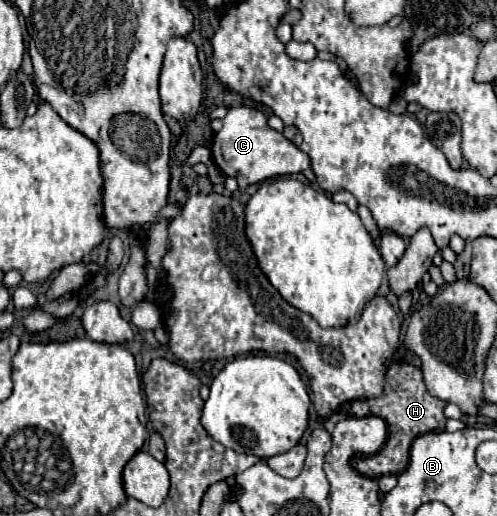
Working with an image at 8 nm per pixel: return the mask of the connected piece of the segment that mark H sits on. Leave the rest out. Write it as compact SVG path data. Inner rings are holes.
M393 362L385 376L385 390L381 396L371 400L355 400L351 404L351 412L355 416L381 416L389 426L389 440L375 456L359 456L353 458L353 468L369 478L379 478L383 474L401 474L409 462L409 450L413 440L419 434L445 430L447 418L443 416L445 402L431 396L425 388L421 370L407 362Z

